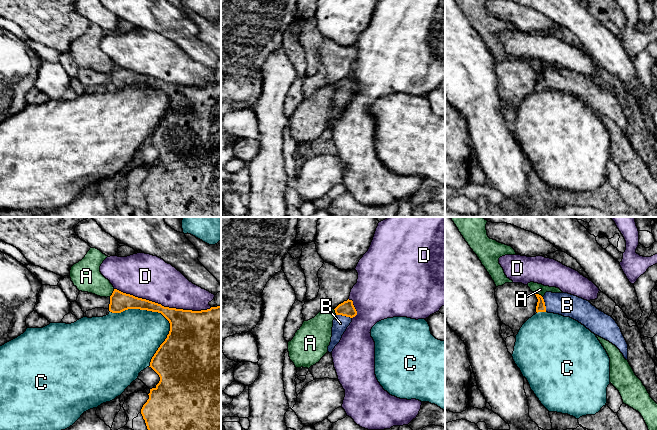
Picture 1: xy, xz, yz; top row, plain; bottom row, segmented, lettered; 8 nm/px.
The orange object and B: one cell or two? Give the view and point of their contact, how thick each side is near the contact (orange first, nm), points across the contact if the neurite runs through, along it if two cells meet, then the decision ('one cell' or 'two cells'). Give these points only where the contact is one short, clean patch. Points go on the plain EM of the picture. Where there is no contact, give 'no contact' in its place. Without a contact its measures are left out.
xz (344, 91) | 120/130 nm | across xz (347, 85), (344, 91), (340, 99) | one cell

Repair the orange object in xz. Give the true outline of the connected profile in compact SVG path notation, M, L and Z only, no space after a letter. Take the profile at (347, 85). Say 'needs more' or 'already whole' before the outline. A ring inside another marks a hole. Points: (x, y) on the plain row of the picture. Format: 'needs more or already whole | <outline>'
needs more | M349 75L339 80L334 86L336 92L333 96L332 113L328 122L328 128L331 130L335 122L340 118L347 103L352 98L352 94L357 91L353 77Z

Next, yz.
needs more | M546 68L543 73L534 70L538 75L537 89L554 89L578 97L595 111L615 121L628 136L628 120L611 92L597 85L589 77L568 69Z

